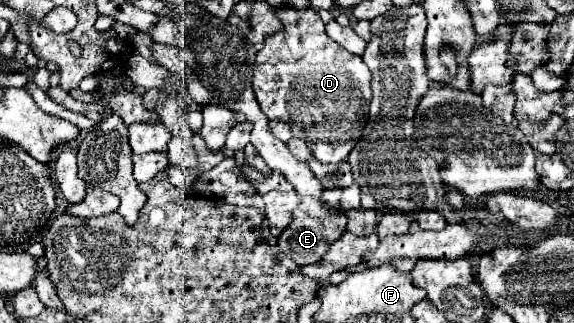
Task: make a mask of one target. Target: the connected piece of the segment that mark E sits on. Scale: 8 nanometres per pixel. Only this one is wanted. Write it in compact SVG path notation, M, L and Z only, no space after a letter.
M307 198L293 212L293 222L289 224L287 230L281 232L277 246L283 254L287 254L299 266L315 264L323 258L323 254L329 250L329 246L335 240L339 240L339 236L345 232L345 222L347 222L347 218L343 214L329 214L329 210L325 210L325 206L321 206L321 202Z

